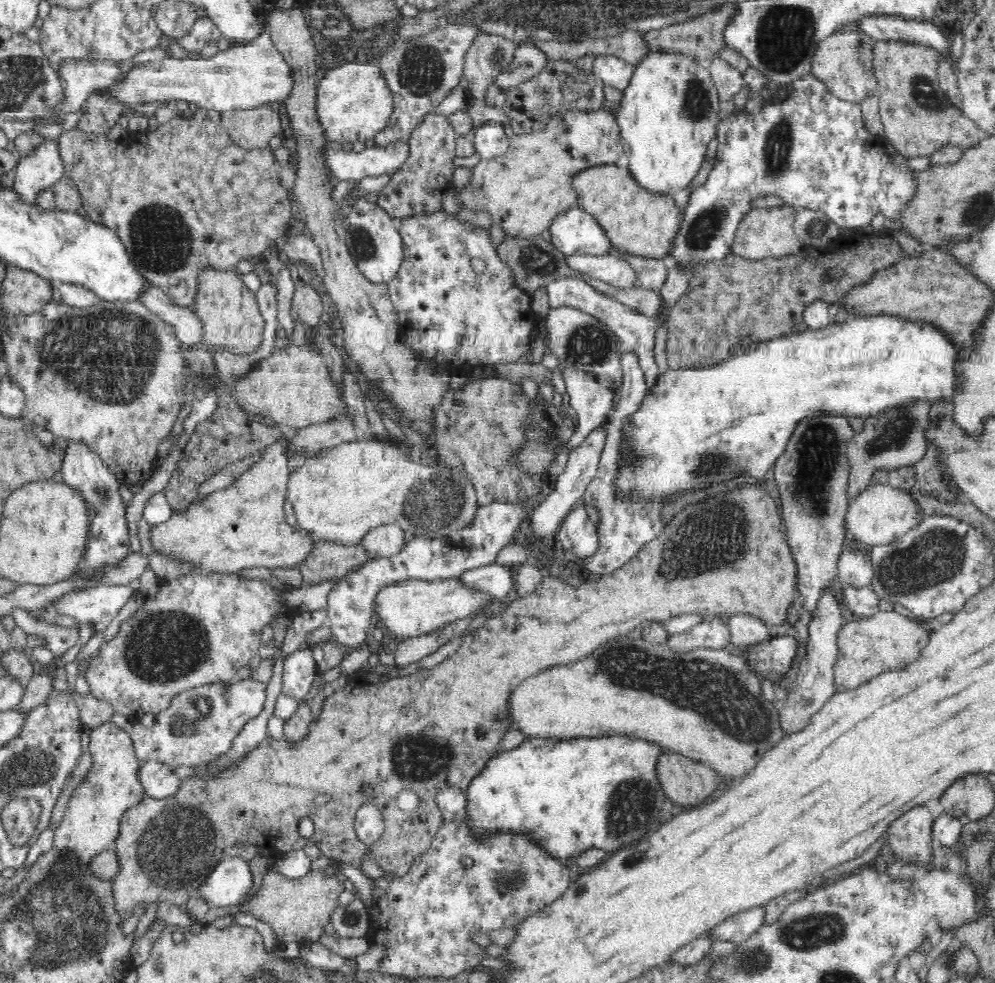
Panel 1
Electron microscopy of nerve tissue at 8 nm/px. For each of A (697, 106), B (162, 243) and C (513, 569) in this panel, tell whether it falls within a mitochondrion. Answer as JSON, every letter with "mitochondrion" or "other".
{"A":"mitochondrion","B":"mitochondrion","C":"other"}

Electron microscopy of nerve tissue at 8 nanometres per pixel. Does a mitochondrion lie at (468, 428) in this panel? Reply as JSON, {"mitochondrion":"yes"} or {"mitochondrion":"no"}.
{"mitochondrion":"no"}

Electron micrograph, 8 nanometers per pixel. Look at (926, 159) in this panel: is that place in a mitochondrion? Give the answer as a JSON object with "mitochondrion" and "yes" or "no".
{"mitochondrion":"no"}

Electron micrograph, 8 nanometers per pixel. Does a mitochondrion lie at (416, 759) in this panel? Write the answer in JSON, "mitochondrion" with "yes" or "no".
{"mitochondrion":"yes"}

